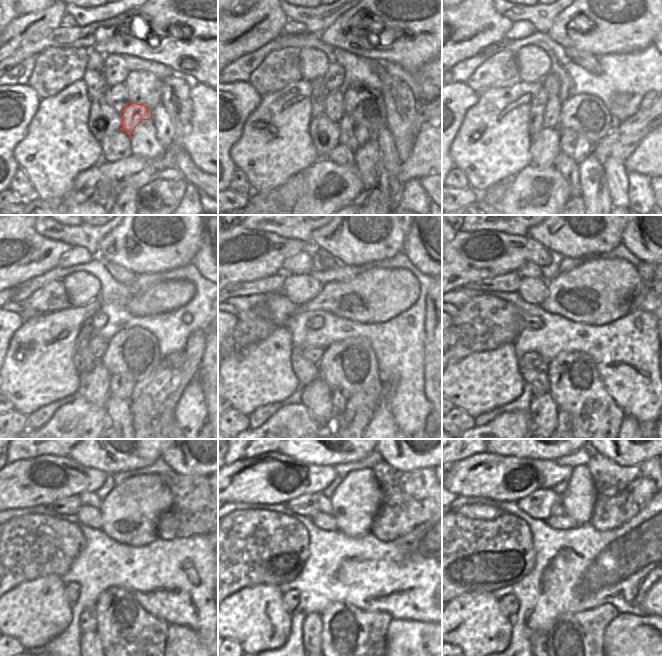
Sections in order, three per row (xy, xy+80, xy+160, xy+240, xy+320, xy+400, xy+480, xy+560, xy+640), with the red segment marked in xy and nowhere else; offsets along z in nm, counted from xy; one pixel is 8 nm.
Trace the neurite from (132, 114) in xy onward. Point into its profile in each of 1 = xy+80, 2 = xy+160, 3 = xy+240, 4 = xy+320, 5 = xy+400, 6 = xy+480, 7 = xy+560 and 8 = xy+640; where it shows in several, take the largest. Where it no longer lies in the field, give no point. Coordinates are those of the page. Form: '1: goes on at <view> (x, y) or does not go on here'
1: goes on at xy+80 (353, 135)
2: goes on at xy+160 (573, 144)
3: goes on at xy+240 (123, 386)
4: goes on at xy+320 (347, 409)
5: goes on at xy+400 (563, 418)
6: does not go on here
7: does not go on here
8: does not go on here

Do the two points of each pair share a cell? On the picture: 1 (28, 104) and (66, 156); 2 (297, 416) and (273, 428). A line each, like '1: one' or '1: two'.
1: two
2: one

